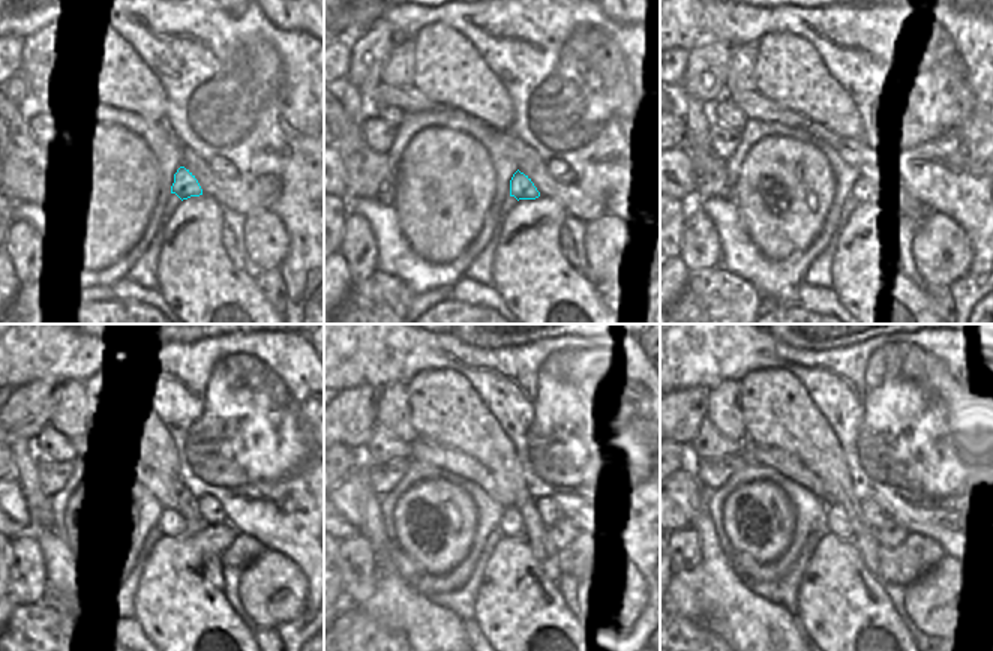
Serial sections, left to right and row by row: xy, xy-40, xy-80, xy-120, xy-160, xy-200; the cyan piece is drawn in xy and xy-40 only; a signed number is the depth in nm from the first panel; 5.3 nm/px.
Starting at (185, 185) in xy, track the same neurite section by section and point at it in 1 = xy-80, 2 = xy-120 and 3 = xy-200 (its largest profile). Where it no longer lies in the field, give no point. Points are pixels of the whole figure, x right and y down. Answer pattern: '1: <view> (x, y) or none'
1: xy-80 (860, 191)
2: xy-120 (173, 524)
3: xy-200 (837, 522)

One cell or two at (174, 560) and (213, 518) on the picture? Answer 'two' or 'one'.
two

